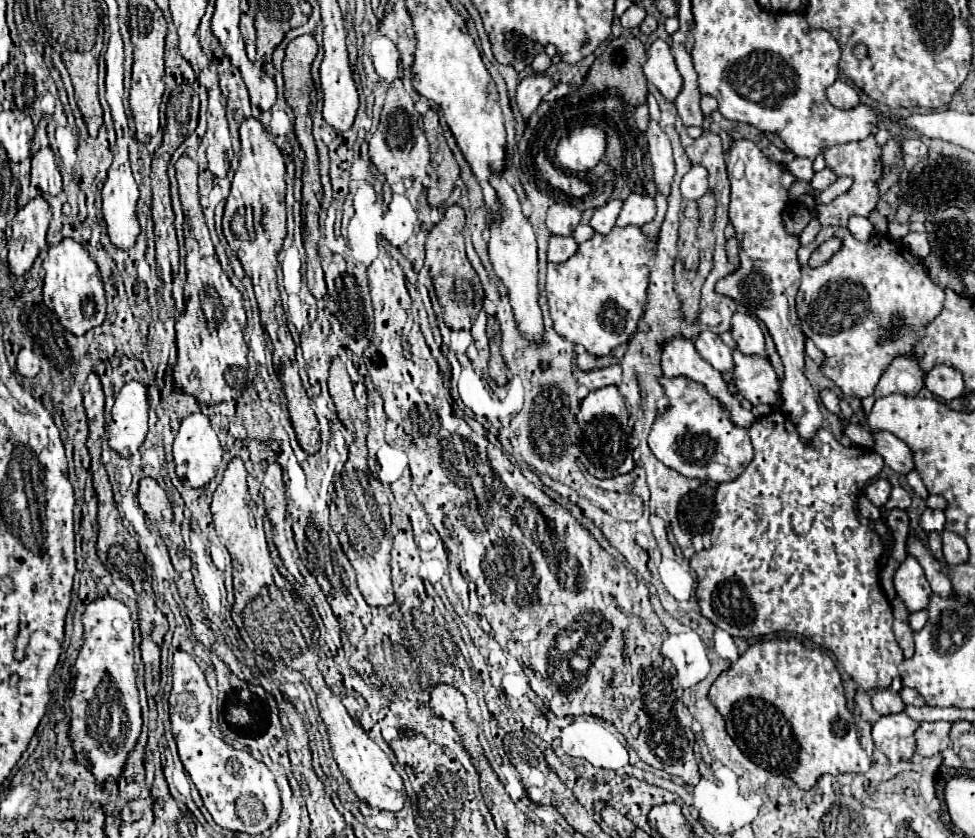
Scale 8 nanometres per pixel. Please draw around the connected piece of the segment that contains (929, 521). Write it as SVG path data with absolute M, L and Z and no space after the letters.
M927 508L921 514L921 528L925 532L943 532L943 528L945 528L945 512Z

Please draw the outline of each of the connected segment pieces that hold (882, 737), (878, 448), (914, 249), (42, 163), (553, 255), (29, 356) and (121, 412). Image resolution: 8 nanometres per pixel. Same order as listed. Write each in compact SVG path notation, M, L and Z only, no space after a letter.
M905 712L881 716L879 722L875 722L875 726L873 726L875 748L879 748L889 760L909 760L913 756L913 746L915 746L913 732L917 730L917 726L919 726L919 722L915 722L913 718L909 718Z
M883 430L871 432L871 436L875 440L873 450L885 460L885 464L889 468L893 468L895 472L901 472L901 474L907 474L913 470L913 454L905 442L901 442L899 438L895 438L893 434L883 432Z
M909 232L905 238L903 238L903 244L911 250L911 254L915 254L915 258L923 260L927 258L929 254L929 240L927 240L927 234L917 234L917 232Z
M43 146L37 154L33 154L31 182L45 194L55 196L61 192L61 172L51 146Z
M551 236L549 240L549 250L547 250L547 262L567 262L577 250L577 242L573 238L563 238L563 236Z
M21 348L19 356L17 356L17 370L21 376L25 378L33 378L39 374L41 370L41 360L33 354L31 348Z
M139 380L127 382L113 404L113 420L109 424L109 446L129 458L133 456L145 440L149 402L147 388Z

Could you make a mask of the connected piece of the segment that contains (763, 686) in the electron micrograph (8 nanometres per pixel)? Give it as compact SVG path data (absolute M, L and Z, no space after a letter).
M795 638L757 642L713 682L709 698L723 714L729 736L745 756L769 772L793 778L801 790L809 790L823 774L867 772L871 766L869 756L859 744L857 726L845 702L839 670L831 654L821 648L805 648L803 642Z

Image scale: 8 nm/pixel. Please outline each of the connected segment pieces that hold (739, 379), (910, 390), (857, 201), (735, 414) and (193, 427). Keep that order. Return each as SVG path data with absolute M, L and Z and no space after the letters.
M735 350L735 386L753 406L775 404L779 396L779 378L767 356L745 356Z
M917 354L897 356L891 366L883 372L873 396L863 400L863 410L869 412L873 402L887 394L903 394L903 396L917 396L923 388L923 368L919 366Z
M869 134L865 140L859 142L849 142L849 144L839 144L839 146L831 146L827 150L823 150L823 158L829 170L835 170L835 174L839 178L853 178L853 186L843 192L841 196L837 196L831 204L821 206L819 208L819 222L821 226L847 226L851 216L865 216L869 218L869 214L877 208L877 202L881 200L881 192L879 192L879 182L885 176L885 166L881 162L881 146L875 140L875 134Z
M677 338L677 340L673 340L673 342L669 342L669 344L663 344L663 356L661 356L661 364L663 364L663 374L667 376L667 378L677 378L677 376L685 376L685 378L691 378L693 382L699 382L699 384L703 384L705 388L707 388L707 392L729 412L729 418L731 418L731 422L735 422L735 426L743 426L743 428L751 428L751 424L755 422L755 416L753 416L753 412L747 408L747 406L743 406L741 402L739 402L739 398L729 390L729 386L727 386L727 382L723 380L723 376L721 376L721 372L717 372L713 366L709 366L699 354L697 354L697 350L695 350L695 346L693 346L693 342L689 342L689 340L683 340L683 338Z
M203 412L189 414L181 422L181 428L173 442L173 458L175 458L177 476L187 488L201 488L213 480L213 476L221 464L221 448L219 448L217 434L211 428L211 422Z

